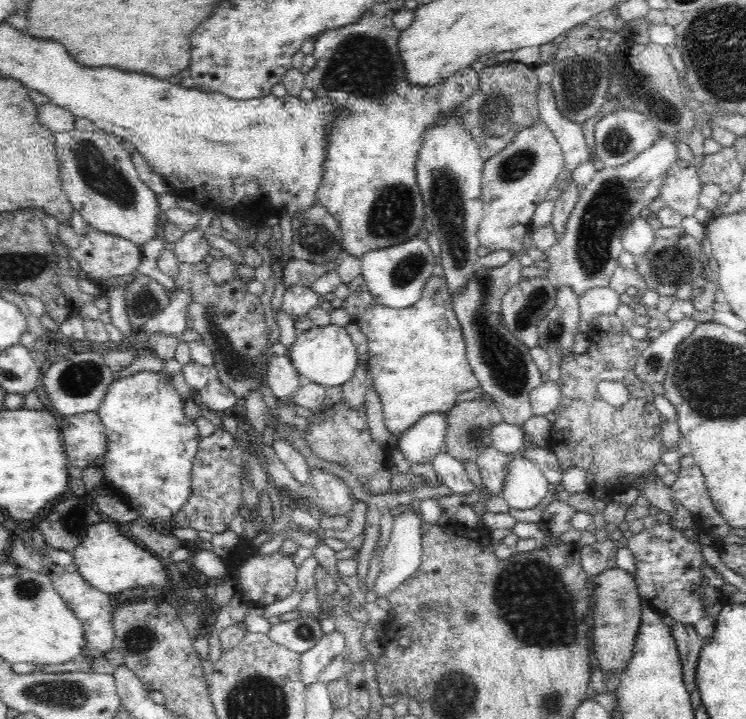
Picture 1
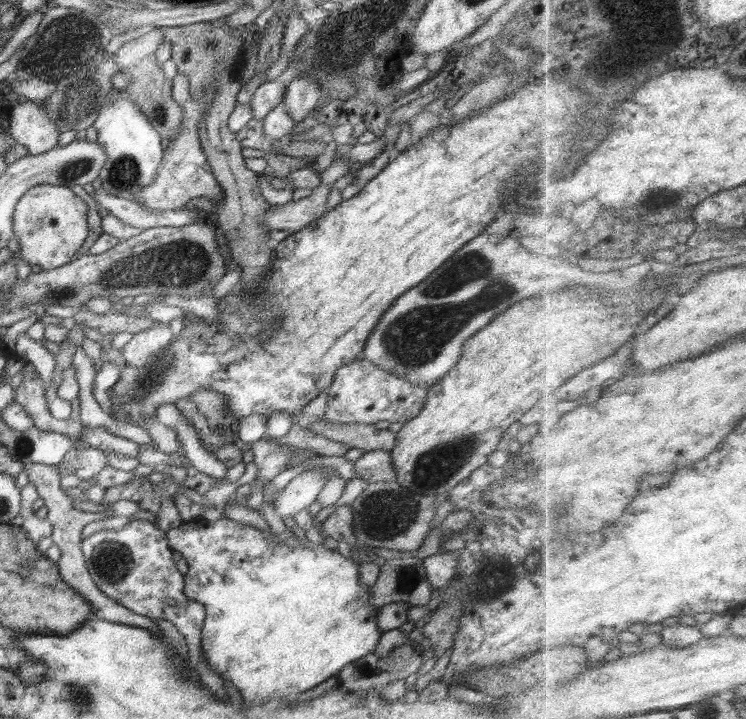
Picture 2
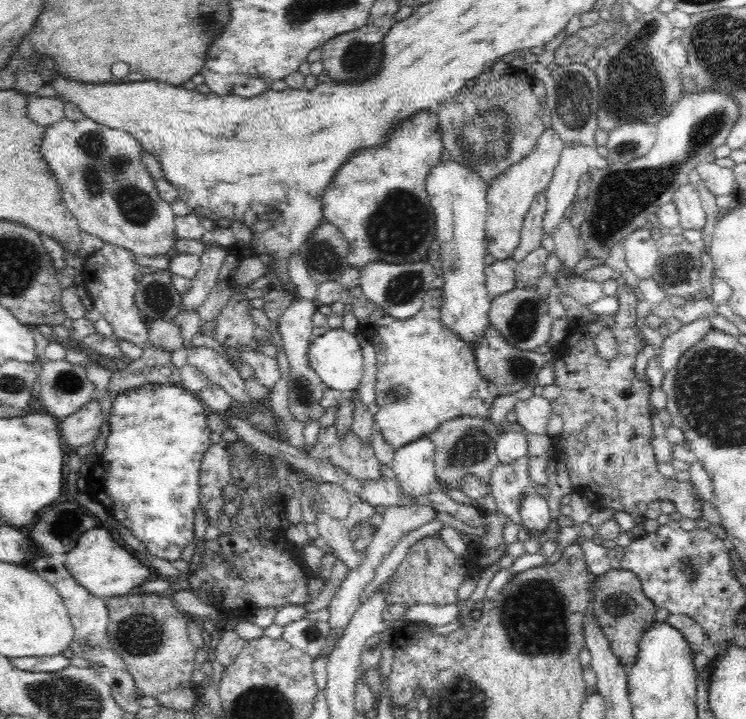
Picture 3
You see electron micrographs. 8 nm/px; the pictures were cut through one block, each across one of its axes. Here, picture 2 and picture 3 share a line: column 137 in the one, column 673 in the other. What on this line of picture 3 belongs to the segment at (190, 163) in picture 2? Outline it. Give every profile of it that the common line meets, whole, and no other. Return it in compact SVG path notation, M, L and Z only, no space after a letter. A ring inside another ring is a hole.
M689 182L674 192L672 202L678 207L679 225L683 230L702 230L706 226L706 212L698 188Z

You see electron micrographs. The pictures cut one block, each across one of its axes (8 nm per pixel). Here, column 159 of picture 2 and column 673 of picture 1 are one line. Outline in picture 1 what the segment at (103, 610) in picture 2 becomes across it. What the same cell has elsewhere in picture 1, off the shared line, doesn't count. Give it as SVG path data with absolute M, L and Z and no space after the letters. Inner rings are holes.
M676 624L671 628L682 662L682 678L690 694L696 690L696 665L704 649L704 640L694 625Z

